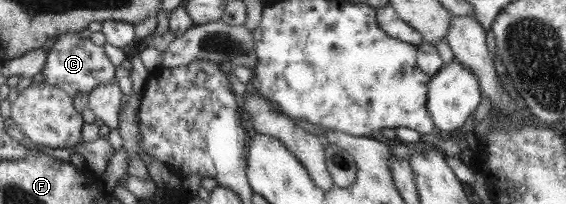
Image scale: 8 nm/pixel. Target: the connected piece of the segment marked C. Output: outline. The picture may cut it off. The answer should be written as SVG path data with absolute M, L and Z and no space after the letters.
M78 32L60 33L55 36L52 47L46 52L44 68L41 70L42 82L64 91L70 98L78 94L90 93L98 84L114 80L115 68L107 59L103 46L98 46L89 38L81 38Z

